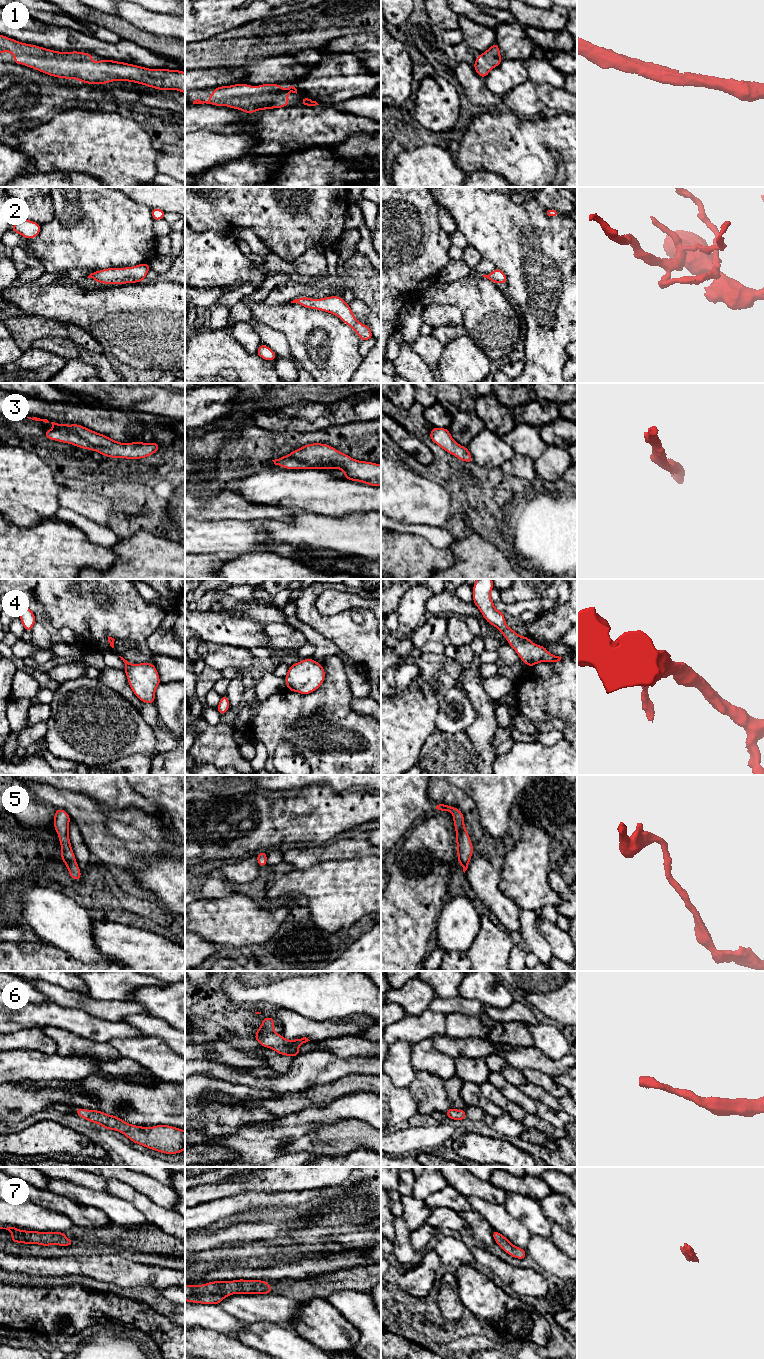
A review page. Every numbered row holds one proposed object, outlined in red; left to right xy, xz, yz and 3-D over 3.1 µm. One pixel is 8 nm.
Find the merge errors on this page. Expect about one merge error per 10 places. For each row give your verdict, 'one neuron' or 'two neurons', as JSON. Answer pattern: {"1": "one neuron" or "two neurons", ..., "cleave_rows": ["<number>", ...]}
{"1": "one neuron", "2": "one neuron", "3": "one neuron", "4": "one neuron", "5": "one neuron", "6": "one neuron", "7": "one neuron", "cleave_rows": []}

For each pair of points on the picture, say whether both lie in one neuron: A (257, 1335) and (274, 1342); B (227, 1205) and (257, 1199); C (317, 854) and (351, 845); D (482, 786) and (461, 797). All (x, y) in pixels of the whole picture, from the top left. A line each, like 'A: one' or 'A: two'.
A: one
B: one
C: one
D: two

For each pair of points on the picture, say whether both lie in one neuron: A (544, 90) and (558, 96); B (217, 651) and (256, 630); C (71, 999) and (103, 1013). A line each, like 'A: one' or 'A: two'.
A: one
B: two
C: one

